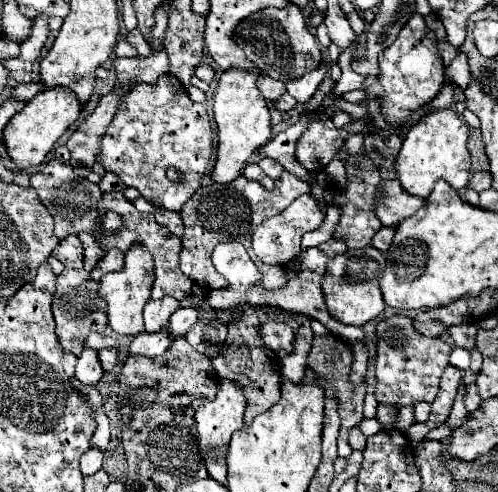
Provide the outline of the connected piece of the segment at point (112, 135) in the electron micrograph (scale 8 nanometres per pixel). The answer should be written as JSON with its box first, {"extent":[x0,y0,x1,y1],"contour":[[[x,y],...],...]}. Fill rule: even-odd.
{"extent":[97,74,213,212],"contour":[[[163,74],[155,84],[137,84],[131,90],[131,96],[123,98],[113,122],[101,136],[97,162],[103,164],[105,170],[115,172],[125,186],[137,188],[145,200],[179,212],[201,186],[213,154],[213,128],[207,106],[191,102],[181,80]],[[167,166],[175,166],[183,172],[183,186],[167,180]]]}

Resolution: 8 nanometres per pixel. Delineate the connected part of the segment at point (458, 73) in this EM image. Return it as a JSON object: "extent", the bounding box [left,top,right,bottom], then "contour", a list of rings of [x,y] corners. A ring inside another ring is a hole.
{"extent":[445,52,471,88],"contour":[[[459,52],[457,58],[451,62],[451,66],[445,68],[445,78],[457,84],[459,88],[467,88],[467,84],[471,82],[471,74],[469,74],[469,58],[465,52]]]}

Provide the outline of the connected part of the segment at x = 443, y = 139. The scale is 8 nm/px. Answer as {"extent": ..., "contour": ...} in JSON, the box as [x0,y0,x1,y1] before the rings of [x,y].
{"extent":[395,108,471,196],"contour":[[[451,108],[433,110],[425,114],[417,124],[413,124],[403,140],[403,146],[395,160],[397,178],[401,180],[403,188],[415,196],[427,196],[431,194],[437,180],[447,180],[455,190],[461,190],[469,182],[471,174],[471,156],[467,148],[469,138],[469,126],[465,120],[459,118],[459,114]]]}

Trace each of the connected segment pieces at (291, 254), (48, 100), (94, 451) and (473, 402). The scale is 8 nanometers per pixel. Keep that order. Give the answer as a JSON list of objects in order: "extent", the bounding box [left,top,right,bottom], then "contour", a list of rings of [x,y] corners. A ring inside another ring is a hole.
[{"extent":[253,194,325,265],"contour":[[[303,194],[297,200],[291,202],[287,210],[281,214],[267,218],[259,228],[253,232],[253,252],[261,262],[268,265],[281,265],[293,260],[301,252],[301,238],[305,232],[317,230],[325,220],[325,212],[319,206],[319,200],[315,200],[311,194]]]},{"extent":[3,86,83,170],"contour":[[[57,86],[57,88],[49,88],[39,92],[33,100],[29,100],[25,104],[25,108],[21,112],[17,112],[5,126],[3,130],[3,140],[7,146],[7,152],[11,156],[11,160],[23,170],[31,164],[39,164],[47,158],[47,154],[51,152],[53,144],[61,138],[61,134],[79,118],[83,104],[79,102],[79,98],[75,96],[75,92]]]},{"extent":[81,446,103,476],"contour":[[[91,446],[83,456],[81,456],[81,472],[83,476],[89,476],[89,474],[95,474],[103,464],[103,450]]]},{"extent":[465,384,481,412],"contour":[[[475,384],[467,386],[467,388],[465,388],[465,407],[468,412],[475,411],[479,407],[479,404],[481,404],[481,400],[479,400],[479,394],[477,394]]]}]

